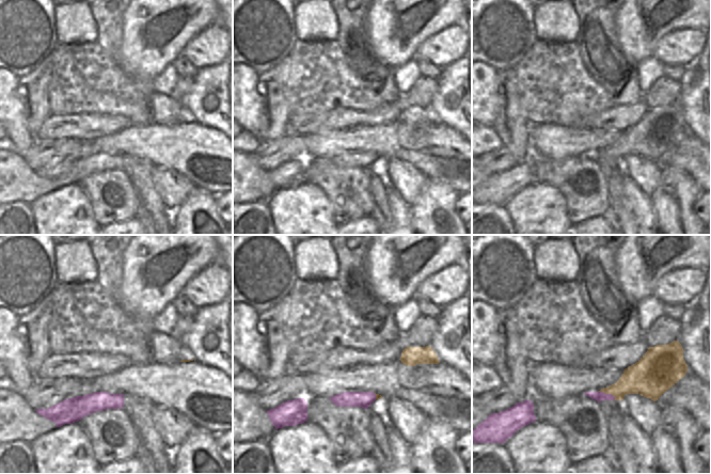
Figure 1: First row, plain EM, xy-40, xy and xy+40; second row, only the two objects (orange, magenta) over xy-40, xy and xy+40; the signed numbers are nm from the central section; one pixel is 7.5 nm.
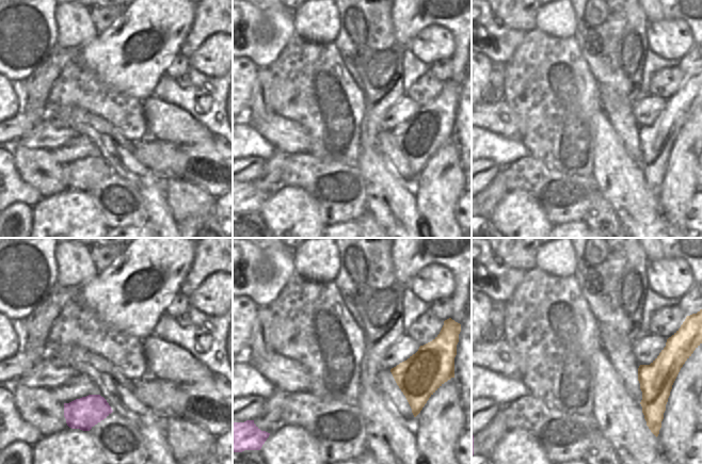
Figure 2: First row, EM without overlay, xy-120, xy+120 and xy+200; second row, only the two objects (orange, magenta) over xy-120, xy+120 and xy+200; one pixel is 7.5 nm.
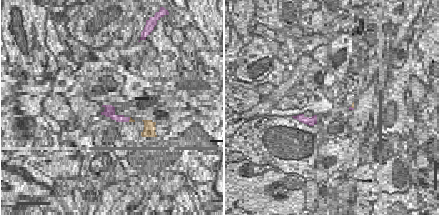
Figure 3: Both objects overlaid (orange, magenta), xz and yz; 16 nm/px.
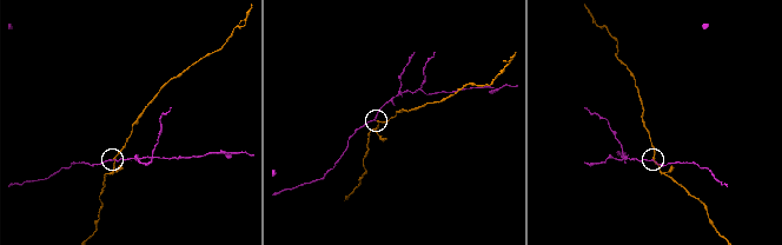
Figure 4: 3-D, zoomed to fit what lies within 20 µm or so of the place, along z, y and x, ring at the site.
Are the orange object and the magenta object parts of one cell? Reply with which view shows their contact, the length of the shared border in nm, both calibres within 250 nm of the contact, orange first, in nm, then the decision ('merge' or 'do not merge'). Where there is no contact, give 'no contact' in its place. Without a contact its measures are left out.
xy+40 | 150 nm | 220/70 nm | do not merge

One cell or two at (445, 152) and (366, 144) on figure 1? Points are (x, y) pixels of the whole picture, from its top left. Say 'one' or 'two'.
one

